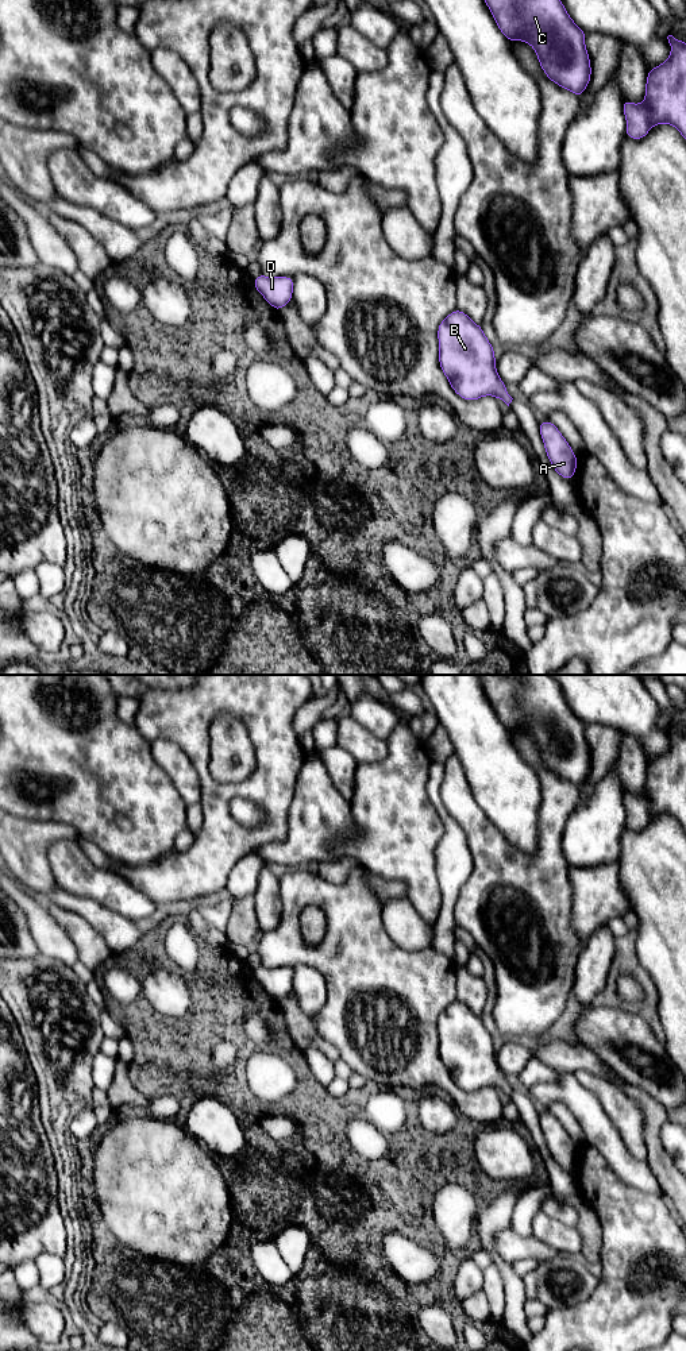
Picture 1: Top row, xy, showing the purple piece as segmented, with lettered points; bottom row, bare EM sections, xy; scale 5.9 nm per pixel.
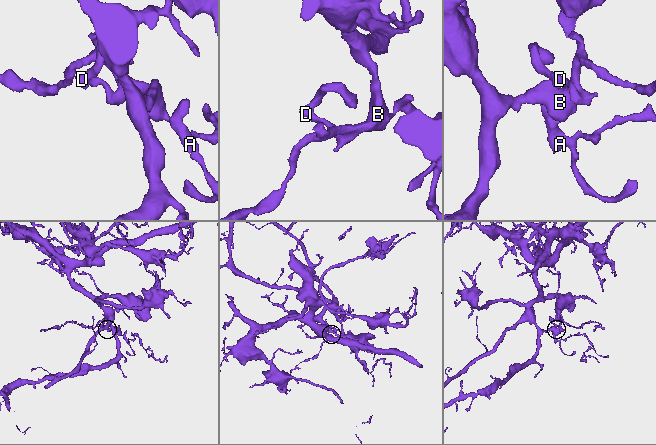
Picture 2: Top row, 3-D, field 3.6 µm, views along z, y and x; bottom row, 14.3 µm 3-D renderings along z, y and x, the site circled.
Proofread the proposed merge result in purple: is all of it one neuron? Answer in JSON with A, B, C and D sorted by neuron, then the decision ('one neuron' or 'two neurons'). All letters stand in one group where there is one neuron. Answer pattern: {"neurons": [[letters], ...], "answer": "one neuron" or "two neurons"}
{"neurons": [["A", "B", "C", "D"]], "answer": "one neuron"}

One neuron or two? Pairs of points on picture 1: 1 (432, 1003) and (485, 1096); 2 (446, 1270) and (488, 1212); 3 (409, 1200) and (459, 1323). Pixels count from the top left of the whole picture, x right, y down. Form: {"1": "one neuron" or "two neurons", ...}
{"1": "one neuron", "2": "two neurons", "3": "one neuron"}

